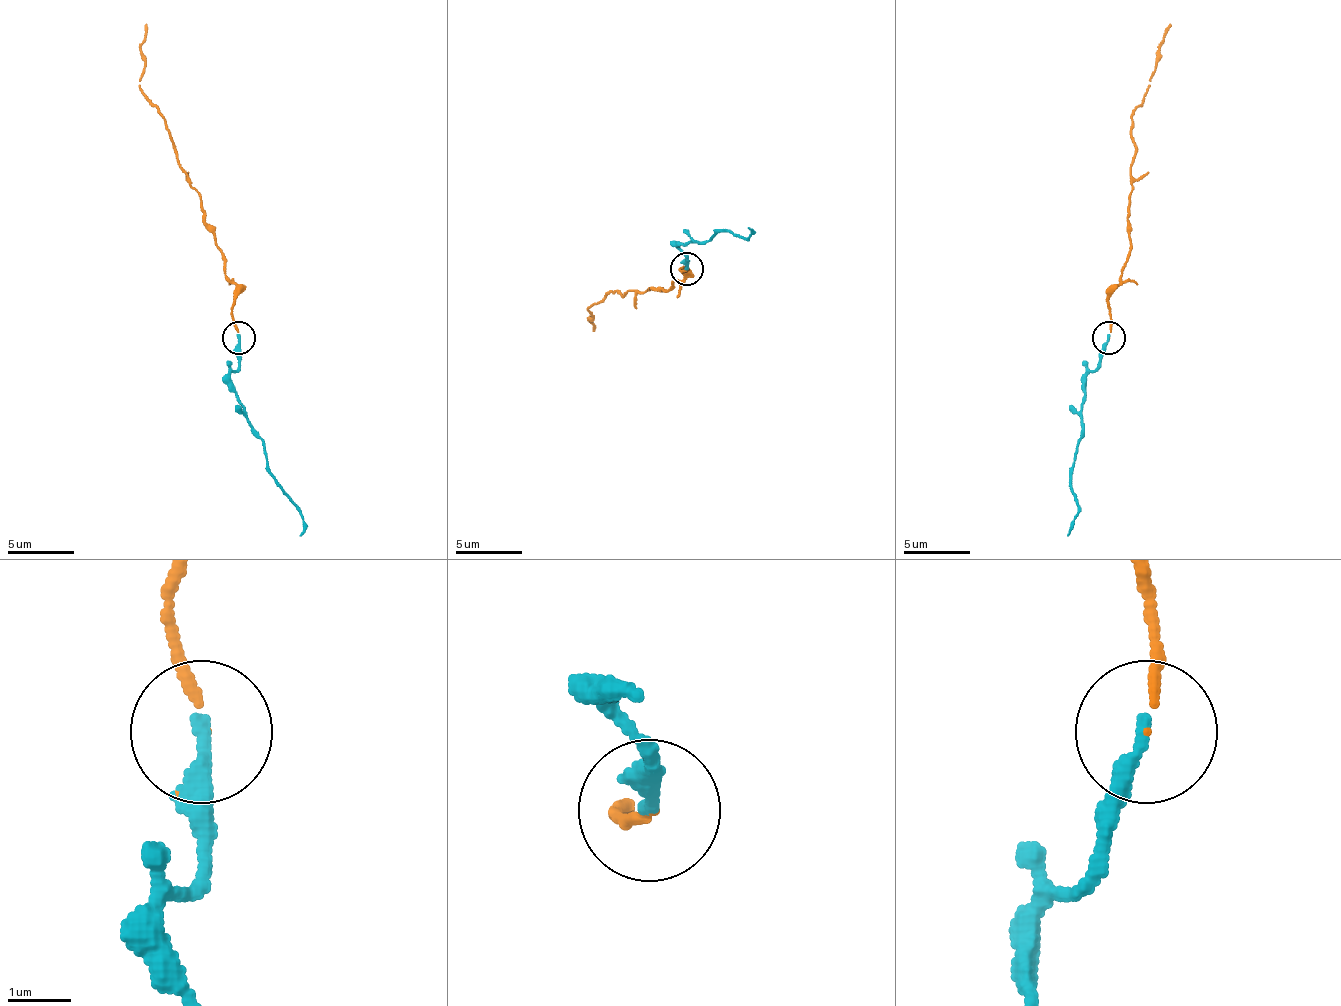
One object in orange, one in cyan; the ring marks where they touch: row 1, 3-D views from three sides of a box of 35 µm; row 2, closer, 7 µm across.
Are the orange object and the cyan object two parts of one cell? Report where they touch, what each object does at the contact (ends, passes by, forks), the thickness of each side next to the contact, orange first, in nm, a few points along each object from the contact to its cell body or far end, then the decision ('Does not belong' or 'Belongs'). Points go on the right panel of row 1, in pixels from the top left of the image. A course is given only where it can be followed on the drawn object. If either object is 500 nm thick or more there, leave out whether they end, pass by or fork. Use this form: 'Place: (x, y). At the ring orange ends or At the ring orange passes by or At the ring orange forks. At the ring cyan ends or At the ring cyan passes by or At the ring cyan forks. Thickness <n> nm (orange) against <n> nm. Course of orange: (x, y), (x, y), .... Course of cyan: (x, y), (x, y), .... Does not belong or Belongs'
Place: (1109, 337). At the ring orange ends. At the ring cyan ends. Thickness 120 nm (orange) against 280 nm. Course of orange: (1110, 338), (1110, 292), (1129, 252), (1129, 193), (1136, 153), (1133, 114), (1156, 67), (1159, 41), (1172, 24). Course of cyan: (1110, 338), (1100, 365), (1086, 378), (1070, 477), (1077, 513), (1067, 536). Belongs

